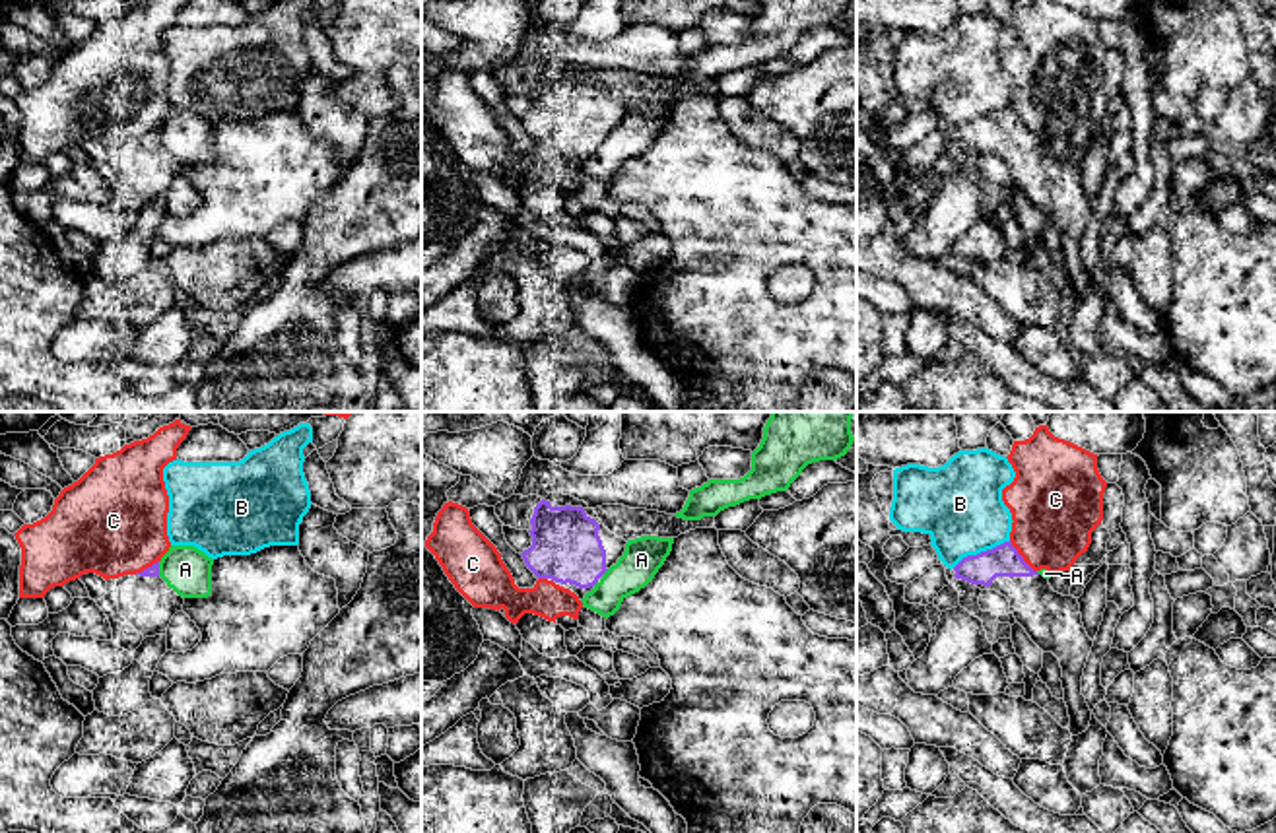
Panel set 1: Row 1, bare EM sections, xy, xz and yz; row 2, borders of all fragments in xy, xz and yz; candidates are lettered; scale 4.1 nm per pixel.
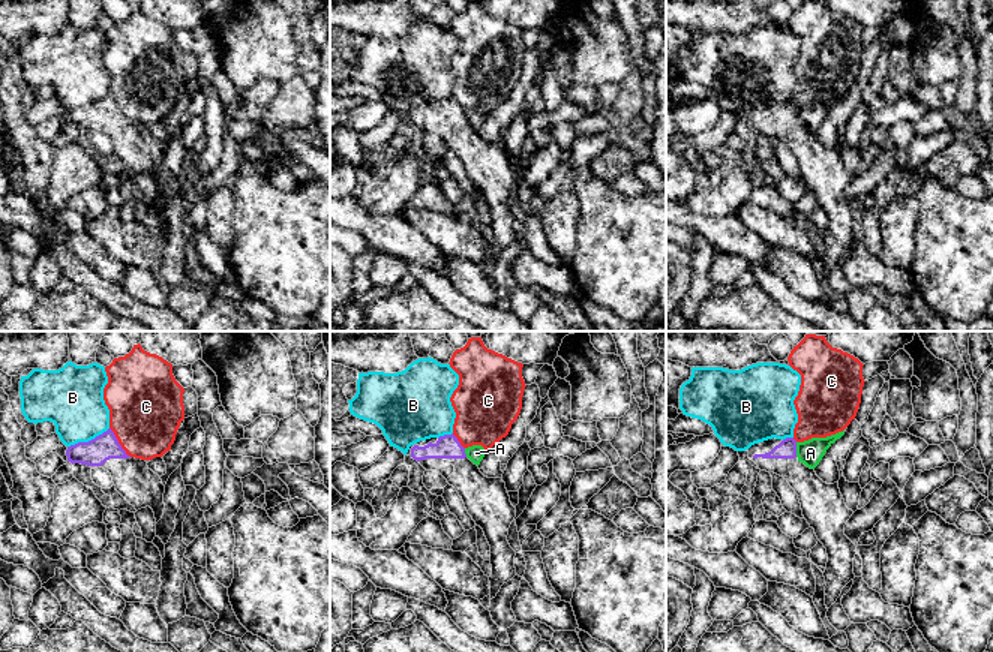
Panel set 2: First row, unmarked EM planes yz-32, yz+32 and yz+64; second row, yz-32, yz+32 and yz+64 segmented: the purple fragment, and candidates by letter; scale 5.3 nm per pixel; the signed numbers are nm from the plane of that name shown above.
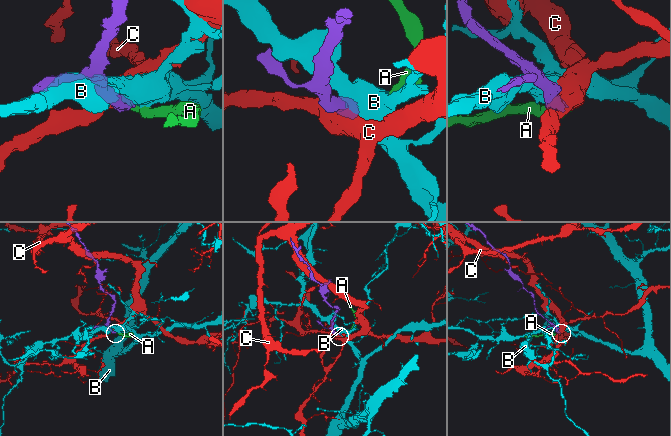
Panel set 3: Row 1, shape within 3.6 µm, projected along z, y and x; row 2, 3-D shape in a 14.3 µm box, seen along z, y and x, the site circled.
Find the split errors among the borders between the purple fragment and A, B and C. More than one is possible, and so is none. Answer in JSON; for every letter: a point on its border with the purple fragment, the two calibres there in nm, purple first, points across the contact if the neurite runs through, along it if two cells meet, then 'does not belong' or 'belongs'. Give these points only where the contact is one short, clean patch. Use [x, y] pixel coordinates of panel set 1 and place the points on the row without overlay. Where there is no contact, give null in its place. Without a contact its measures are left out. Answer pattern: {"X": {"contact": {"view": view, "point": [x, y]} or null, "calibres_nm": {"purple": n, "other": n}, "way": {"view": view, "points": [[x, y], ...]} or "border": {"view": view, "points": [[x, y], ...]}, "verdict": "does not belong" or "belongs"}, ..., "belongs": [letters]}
{"A": {"contact": {"view": "xz", "point": [604, 136]}, "calibres_nm": {"purple": 280, "other": 160}, "verdict": "does not belong"}, "B": {"contact": {"view": "yz", "point": [981, 117]}, "calibres_nm": {"purple": 130, "other": 360}, "verdict": "does not belong"}, "C": {"contact": {"view": "yz", "point": [1020, 121]}, "calibres_nm": {"purple": 130, "other": 360}, "verdict": "does not belong"}, "belongs": []}

